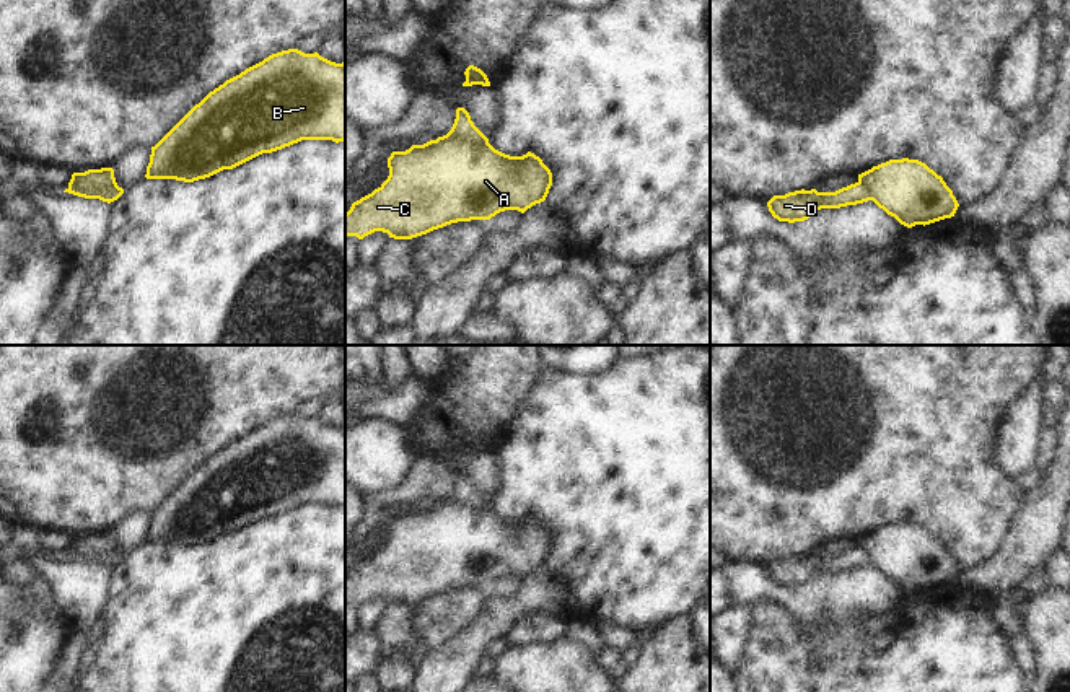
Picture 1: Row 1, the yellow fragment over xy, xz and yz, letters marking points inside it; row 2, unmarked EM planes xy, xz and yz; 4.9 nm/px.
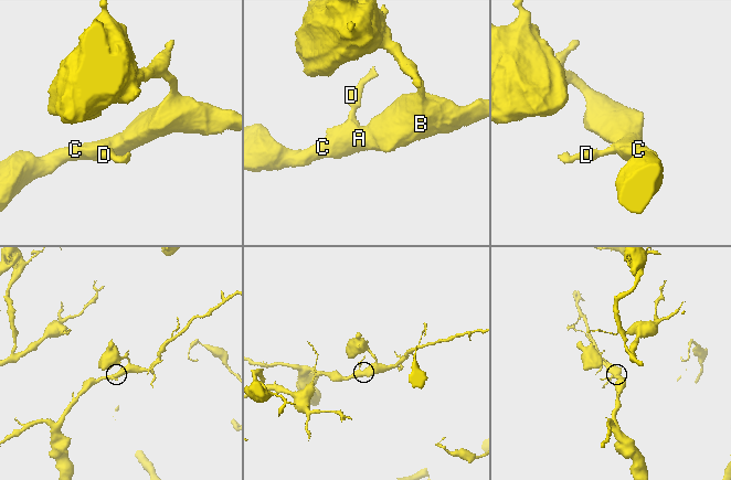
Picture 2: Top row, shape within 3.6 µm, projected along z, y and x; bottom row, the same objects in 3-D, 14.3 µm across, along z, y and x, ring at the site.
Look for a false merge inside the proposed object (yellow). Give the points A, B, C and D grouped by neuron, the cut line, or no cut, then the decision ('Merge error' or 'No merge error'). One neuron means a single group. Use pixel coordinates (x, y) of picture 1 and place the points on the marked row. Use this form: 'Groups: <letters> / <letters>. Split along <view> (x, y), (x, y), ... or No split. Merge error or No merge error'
Groups: A B C / D. Split along xz (443, 135), (487, 144). Merge error

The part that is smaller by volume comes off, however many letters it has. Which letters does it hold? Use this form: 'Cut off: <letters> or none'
Cut off: D

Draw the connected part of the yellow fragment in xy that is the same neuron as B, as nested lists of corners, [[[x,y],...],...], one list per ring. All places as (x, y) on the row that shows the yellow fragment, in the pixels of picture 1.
[[[288,49],[195,104],[151,147],[145,177],[194,182],[301,140],[345,140],[345,62]]]

